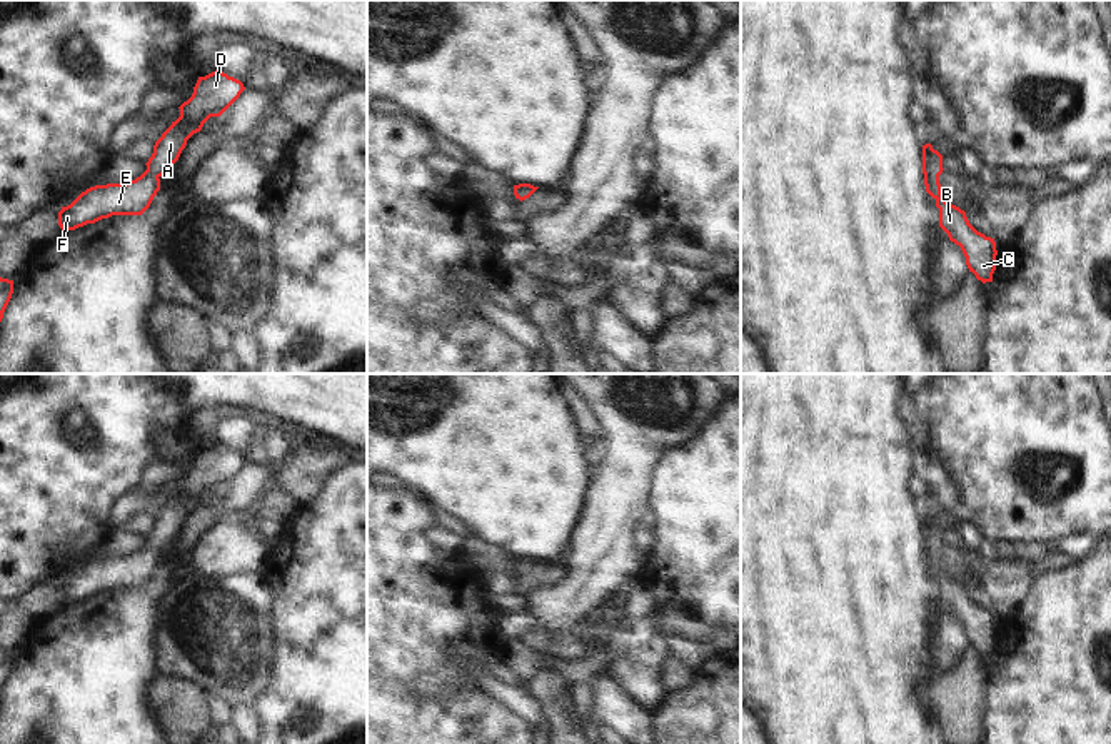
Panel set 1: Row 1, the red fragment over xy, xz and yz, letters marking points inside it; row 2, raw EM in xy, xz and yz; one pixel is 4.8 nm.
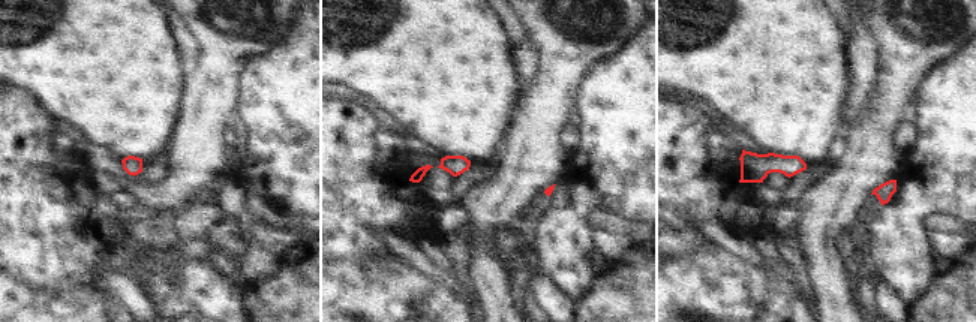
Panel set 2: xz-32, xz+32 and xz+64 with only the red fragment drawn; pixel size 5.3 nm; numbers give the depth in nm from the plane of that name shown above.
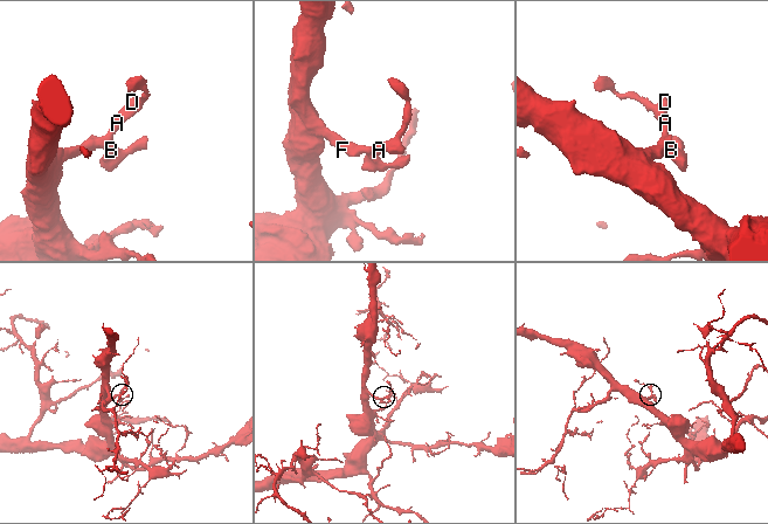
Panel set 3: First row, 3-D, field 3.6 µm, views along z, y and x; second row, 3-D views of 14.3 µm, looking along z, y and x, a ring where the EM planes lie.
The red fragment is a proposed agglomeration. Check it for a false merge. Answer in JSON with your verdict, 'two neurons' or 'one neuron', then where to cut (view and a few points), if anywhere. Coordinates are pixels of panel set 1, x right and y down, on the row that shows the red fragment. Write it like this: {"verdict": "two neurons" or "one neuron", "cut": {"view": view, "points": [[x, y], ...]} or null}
{"verdict": "one neuron", "cut": null}

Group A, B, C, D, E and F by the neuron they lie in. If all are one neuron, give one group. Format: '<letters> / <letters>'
A B C D E F

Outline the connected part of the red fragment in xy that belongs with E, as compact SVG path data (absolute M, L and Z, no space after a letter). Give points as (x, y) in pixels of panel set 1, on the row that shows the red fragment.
M215 70L199 77L180 117L153 145L147 170L127 183L95 185L58 212L62 230L75 230L112 215L142 215L160 190L160 177L178 160L187 140L202 130L210 117L220 117L245 90L244 83Z

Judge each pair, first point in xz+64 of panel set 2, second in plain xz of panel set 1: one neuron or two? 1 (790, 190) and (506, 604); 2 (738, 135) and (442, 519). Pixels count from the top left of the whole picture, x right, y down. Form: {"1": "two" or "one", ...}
{"1": "two", "2": "two"}

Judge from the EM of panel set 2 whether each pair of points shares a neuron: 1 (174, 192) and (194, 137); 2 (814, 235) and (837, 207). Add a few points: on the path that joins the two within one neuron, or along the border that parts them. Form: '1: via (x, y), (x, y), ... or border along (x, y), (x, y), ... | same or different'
1: via (185, 178), (194, 150) | same
2: via (817, 228), (829, 214) | same

